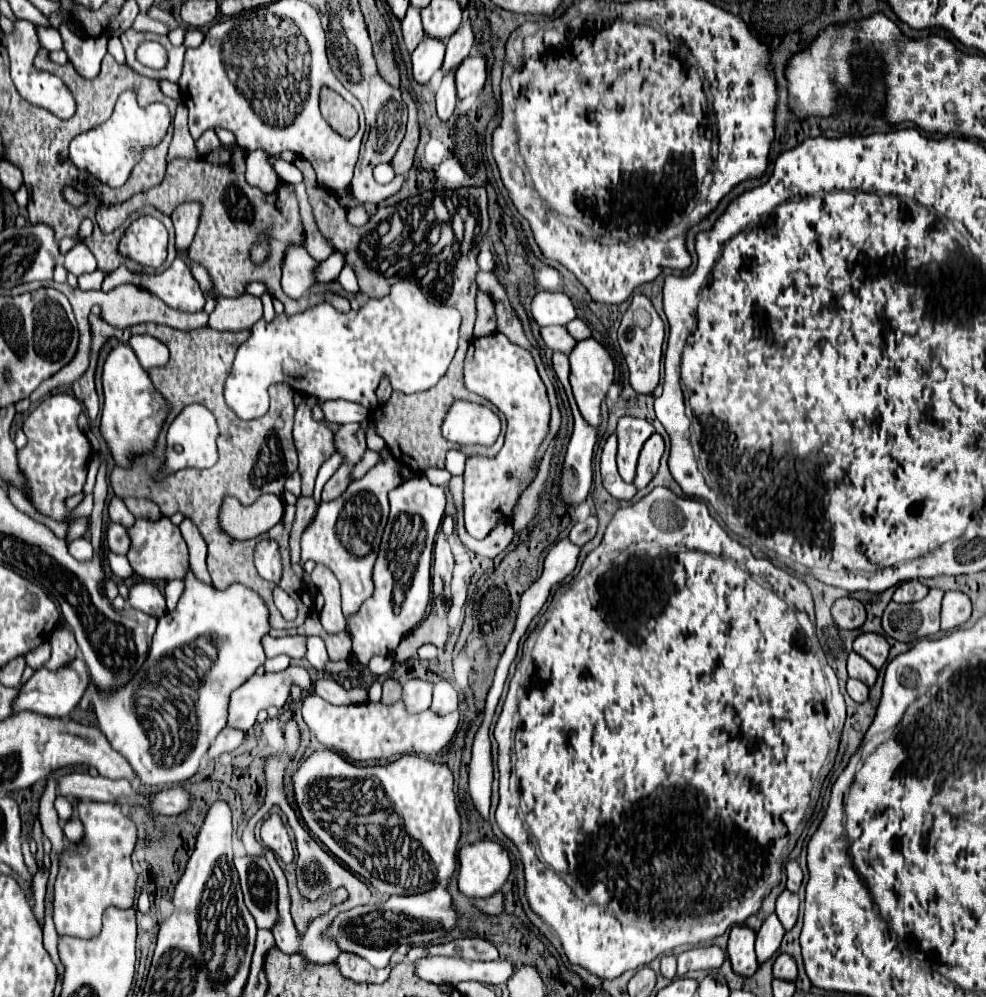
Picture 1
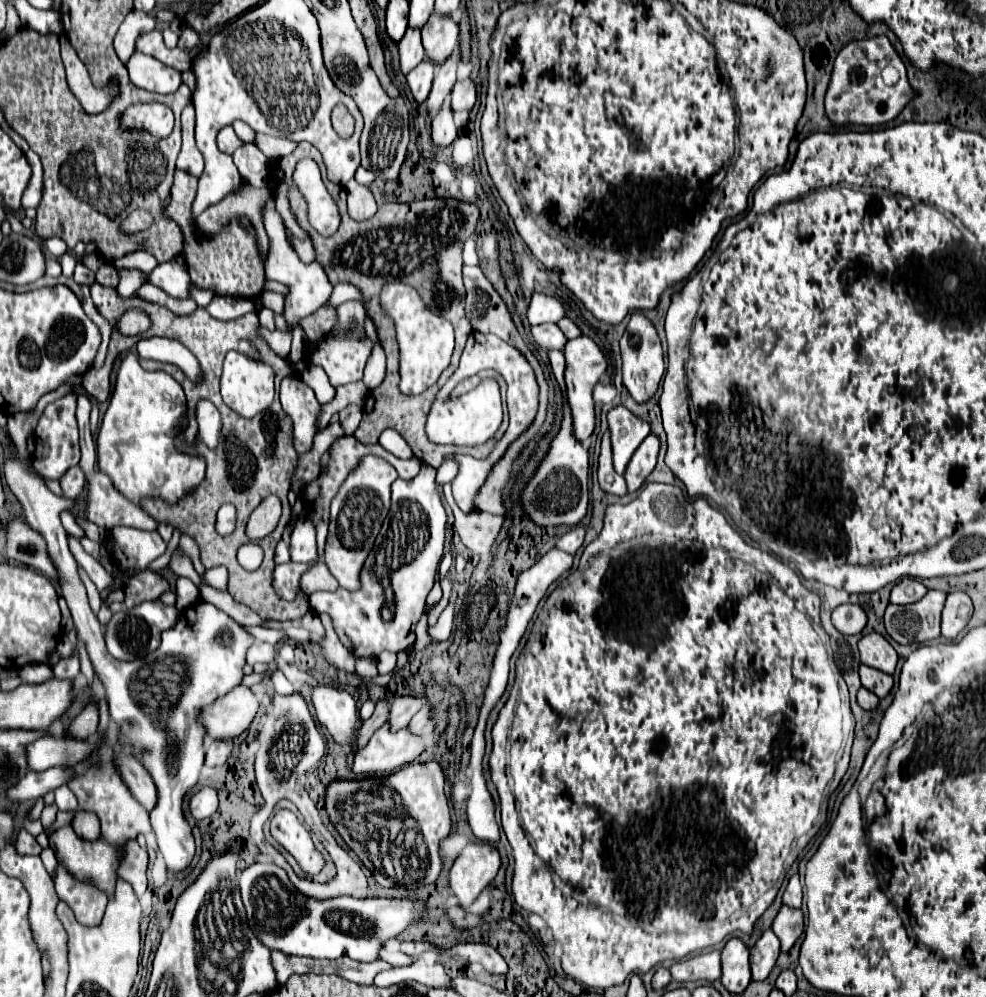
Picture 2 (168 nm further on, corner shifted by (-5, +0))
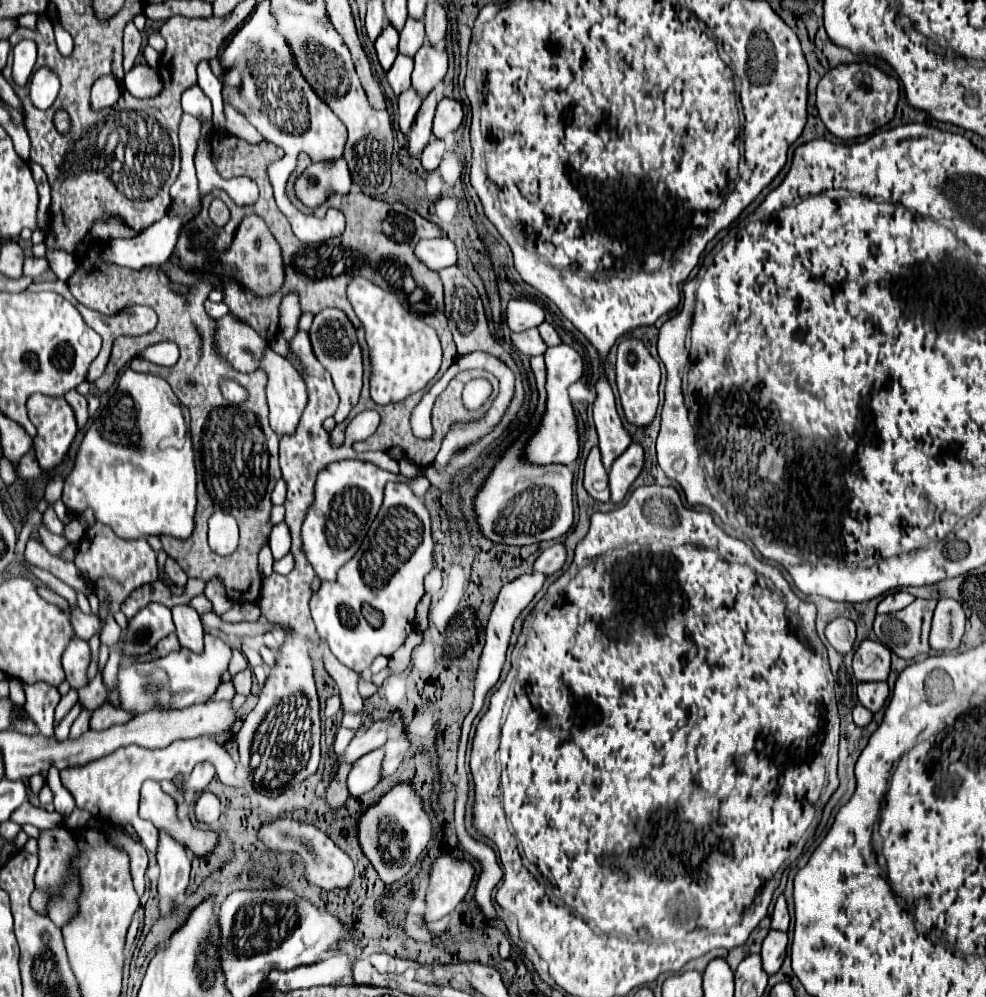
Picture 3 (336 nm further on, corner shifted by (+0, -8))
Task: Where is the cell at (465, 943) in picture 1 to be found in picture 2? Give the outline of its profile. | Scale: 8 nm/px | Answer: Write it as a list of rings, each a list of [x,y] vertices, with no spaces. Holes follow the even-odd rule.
[[[459,943],[455,949],[463,953],[463,959],[469,963],[481,963],[489,973],[507,973],[505,959],[497,953],[495,947],[487,943]]]

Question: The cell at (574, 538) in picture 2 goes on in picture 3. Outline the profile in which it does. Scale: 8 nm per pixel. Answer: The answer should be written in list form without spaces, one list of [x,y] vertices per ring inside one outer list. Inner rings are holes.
[[[556,543],[556,545],[544,549],[544,551],[536,557],[536,561],[534,561],[534,571],[536,571],[536,573],[552,575],[552,573],[556,573],[556,571],[562,569],[564,561],[566,561],[566,549],[564,549],[562,543]]]

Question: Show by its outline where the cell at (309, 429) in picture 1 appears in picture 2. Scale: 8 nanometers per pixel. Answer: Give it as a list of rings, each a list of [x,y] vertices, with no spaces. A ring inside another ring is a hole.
[[[287,377],[281,381],[281,405],[293,419],[293,443],[297,453],[303,455],[311,451],[313,437],[319,433],[317,419],[321,413],[315,393],[299,377]]]

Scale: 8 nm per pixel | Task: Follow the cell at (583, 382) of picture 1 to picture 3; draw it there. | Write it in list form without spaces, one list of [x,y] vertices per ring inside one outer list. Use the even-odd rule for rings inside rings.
[[[556,345],[548,347],[544,353],[544,363],[546,363],[546,411],[536,427],[534,435],[526,441],[522,459],[532,465],[550,465],[550,463],[560,463],[560,465],[570,465],[578,459],[578,429],[576,429],[576,415],[568,397],[568,385],[578,381],[584,373],[584,361],[582,357],[568,345]]]

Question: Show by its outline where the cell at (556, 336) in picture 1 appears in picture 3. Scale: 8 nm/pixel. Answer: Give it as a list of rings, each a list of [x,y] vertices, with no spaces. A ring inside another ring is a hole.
[[[526,329],[522,333],[512,333],[512,345],[520,353],[532,357],[532,355],[542,355],[546,351],[546,343],[542,343],[542,337],[538,337],[536,329]]]

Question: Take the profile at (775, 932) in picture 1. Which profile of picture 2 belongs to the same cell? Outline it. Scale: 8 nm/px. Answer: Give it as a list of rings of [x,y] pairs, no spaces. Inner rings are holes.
[[[767,929],[761,935],[761,939],[755,943],[755,947],[751,949],[751,977],[753,977],[753,981],[763,981],[771,973],[779,953],[781,953],[779,937],[775,933],[771,933],[771,929]]]

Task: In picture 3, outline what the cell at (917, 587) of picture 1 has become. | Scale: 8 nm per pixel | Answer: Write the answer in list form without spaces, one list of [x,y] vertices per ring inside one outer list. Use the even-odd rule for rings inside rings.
[[[896,591],[896,593],[888,593],[880,603],[878,603],[878,613],[894,613],[904,609],[906,605],[910,605],[914,601],[914,597],[906,591]]]

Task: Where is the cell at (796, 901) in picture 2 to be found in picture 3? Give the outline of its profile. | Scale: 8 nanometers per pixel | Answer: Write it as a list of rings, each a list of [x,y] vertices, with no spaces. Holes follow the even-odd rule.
[[[780,895],[776,899],[774,911],[772,911],[772,923],[770,929],[778,929],[778,931],[786,931],[790,925],[790,915],[788,915],[788,907],[786,907],[786,899],[784,895]]]

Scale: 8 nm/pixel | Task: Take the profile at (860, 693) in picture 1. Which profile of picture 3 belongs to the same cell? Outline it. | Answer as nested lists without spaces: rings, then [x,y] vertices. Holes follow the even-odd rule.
[[[856,705],[856,707],[854,707],[854,723],[856,723],[858,727],[866,727],[870,721],[872,721],[872,713],[870,713],[866,707]]]

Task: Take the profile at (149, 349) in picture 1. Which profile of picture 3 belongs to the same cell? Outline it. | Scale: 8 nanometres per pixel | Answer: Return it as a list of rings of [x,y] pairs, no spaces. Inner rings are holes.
[[[158,343],[158,345],[152,345],[146,351],[142,351],[142,357],[156,363],[156,365],[170,367],[170,365],[176,365],[180,353],[174,343]]]

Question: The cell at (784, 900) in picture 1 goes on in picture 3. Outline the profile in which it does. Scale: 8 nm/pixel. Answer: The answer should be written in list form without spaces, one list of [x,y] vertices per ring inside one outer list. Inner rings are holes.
[[[770,931],[768,937],[762,943],[762,969],[768,975],[774,975],[780,967],[782,961],[786,957],[786,945],[788,945],[788,935],[786,933],[778,933],[778,931]]]

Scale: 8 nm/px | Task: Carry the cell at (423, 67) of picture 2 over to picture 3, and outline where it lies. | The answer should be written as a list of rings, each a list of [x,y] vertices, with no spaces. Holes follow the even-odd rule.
[[[408,89],[406,93],[402,93],[398,97],[398,115],[396,115],[396,119],[398,119],[398,127],[404,133],[404,137],[408,135],[408,131],[412,127],[412,121],[418,113],[420,103],[422,103],[422,99],[418,99],[418,93],[414,93],[414,89]]]

